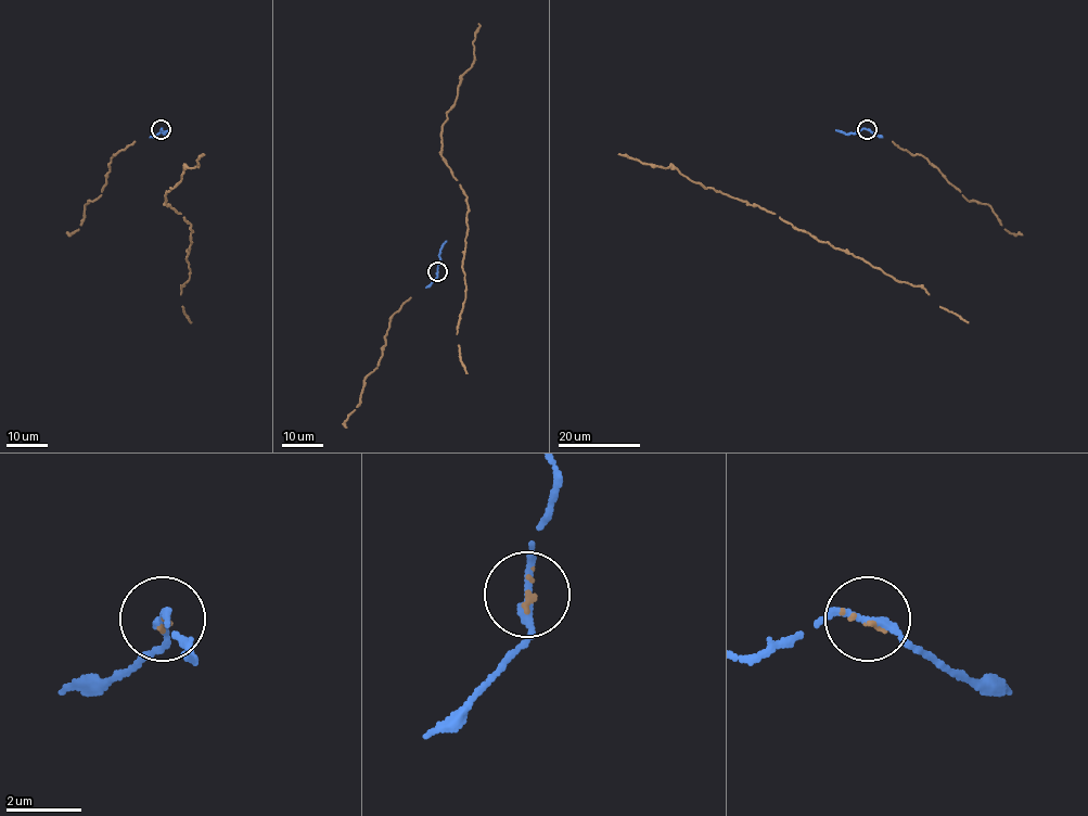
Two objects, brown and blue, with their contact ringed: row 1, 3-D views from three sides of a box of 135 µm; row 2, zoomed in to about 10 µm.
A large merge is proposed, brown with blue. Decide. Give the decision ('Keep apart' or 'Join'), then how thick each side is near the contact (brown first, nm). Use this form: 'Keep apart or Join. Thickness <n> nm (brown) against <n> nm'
Join. Thickness 100 nm (brown) against 200 nm

